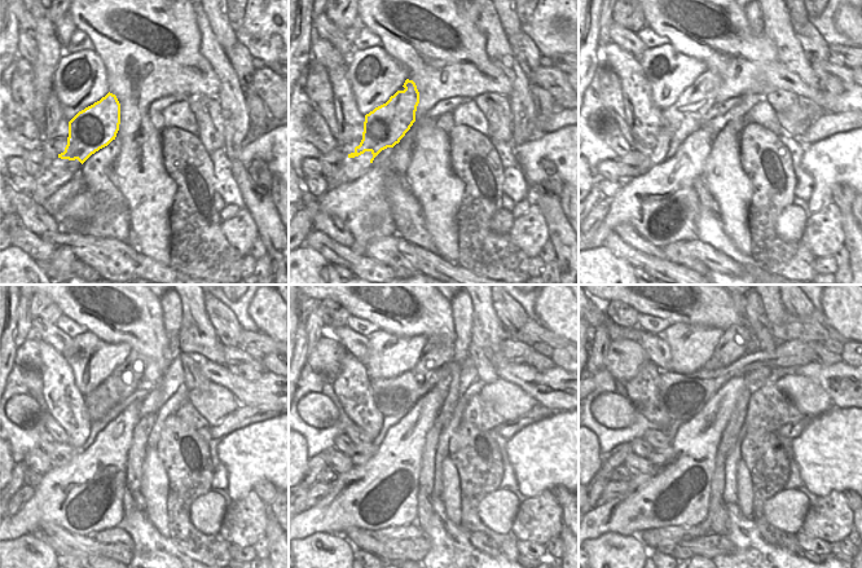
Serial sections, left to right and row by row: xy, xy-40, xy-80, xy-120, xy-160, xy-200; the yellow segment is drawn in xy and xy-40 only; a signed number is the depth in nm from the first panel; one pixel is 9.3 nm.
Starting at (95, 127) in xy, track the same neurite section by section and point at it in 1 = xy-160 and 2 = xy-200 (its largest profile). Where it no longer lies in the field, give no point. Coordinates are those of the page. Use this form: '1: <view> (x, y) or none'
1: xy-160 (429, 360)
2: xy-200 (740, 333)

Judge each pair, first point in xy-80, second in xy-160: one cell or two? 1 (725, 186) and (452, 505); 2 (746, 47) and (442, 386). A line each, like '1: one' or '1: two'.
1: one
2: two

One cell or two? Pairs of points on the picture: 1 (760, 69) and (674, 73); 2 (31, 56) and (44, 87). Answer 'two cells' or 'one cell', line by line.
1: two cells
2: two cells

